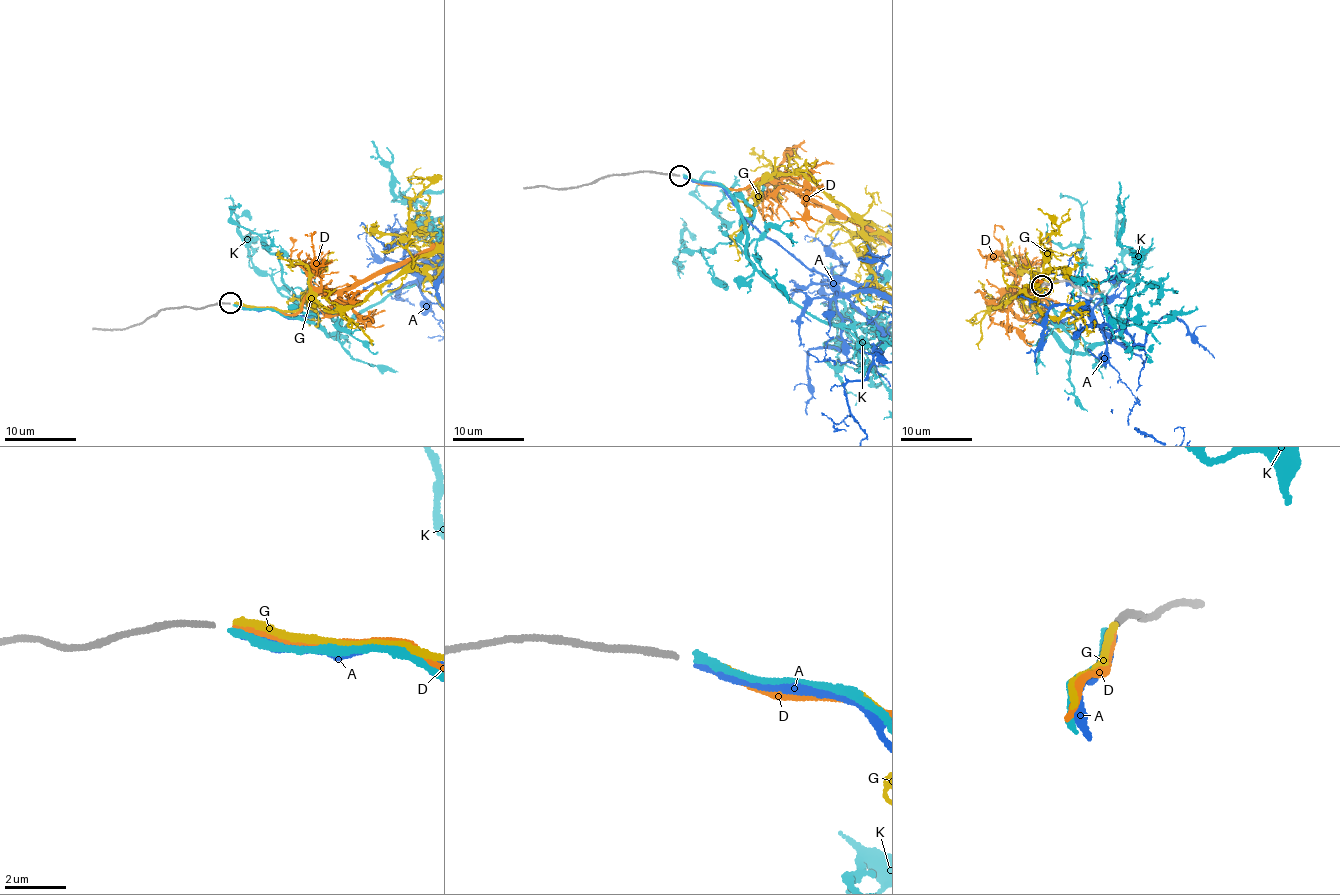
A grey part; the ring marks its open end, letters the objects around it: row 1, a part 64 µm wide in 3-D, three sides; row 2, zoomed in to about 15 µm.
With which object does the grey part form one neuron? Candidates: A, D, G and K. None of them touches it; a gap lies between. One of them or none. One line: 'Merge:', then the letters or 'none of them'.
Merge: D

